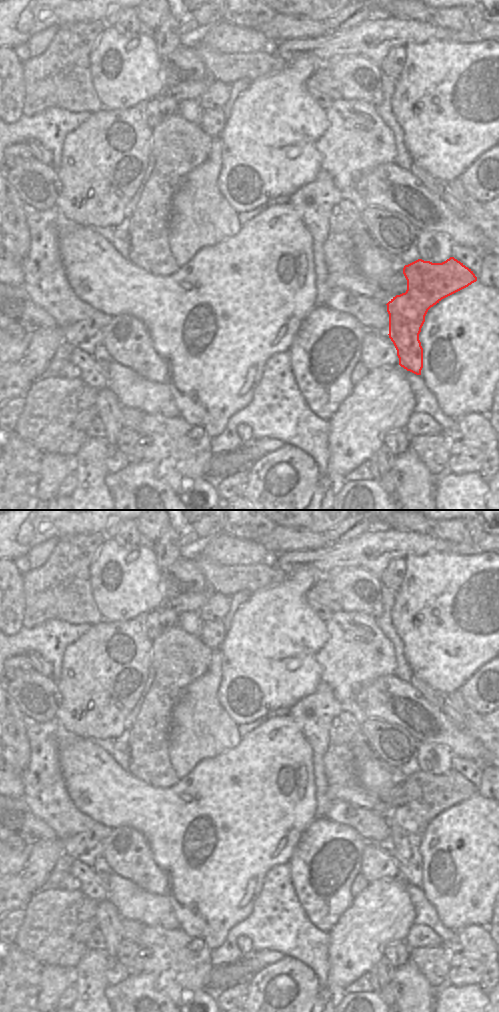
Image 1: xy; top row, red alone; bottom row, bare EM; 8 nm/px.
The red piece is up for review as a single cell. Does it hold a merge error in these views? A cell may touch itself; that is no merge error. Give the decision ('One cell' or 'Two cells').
Two cells.

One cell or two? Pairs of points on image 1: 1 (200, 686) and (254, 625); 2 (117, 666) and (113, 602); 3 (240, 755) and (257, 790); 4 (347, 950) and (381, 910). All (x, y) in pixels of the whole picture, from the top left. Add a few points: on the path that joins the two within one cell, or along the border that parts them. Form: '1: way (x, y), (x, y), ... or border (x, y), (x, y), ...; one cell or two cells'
1: border (218, 649), (221, 654), (221, 681), (219, 686); two cells
2: border (137, 618), (121, 621), (103, 621); two cells
3: way (249, 764), (257, 772), (257, 781); one cell
4: way (357, 940), (374, 920); one cell

